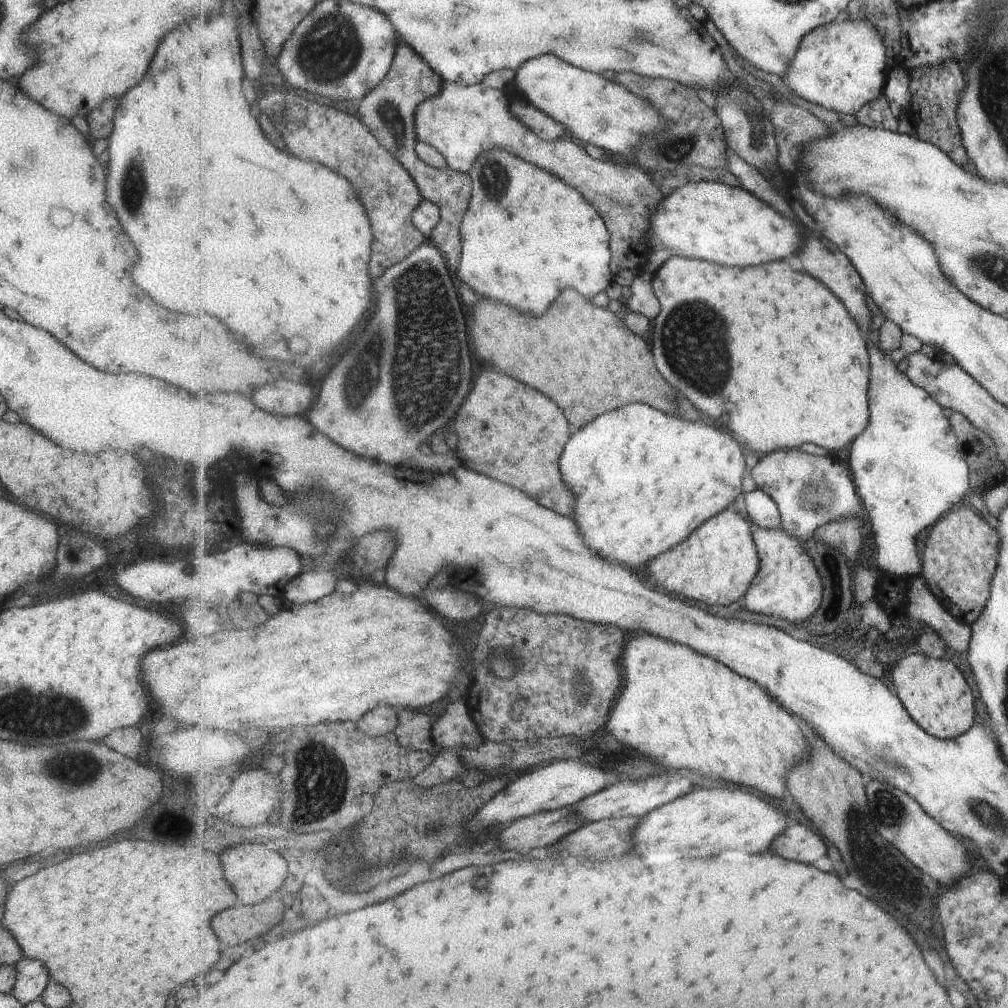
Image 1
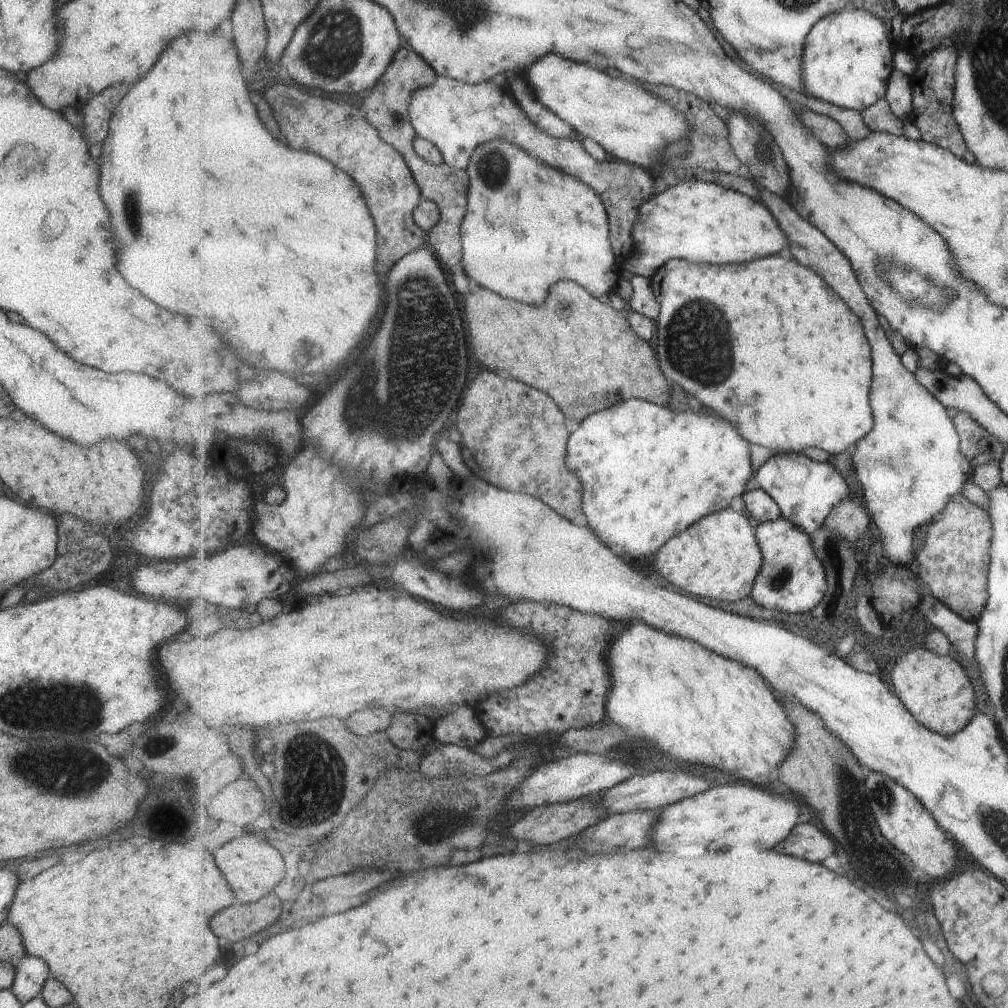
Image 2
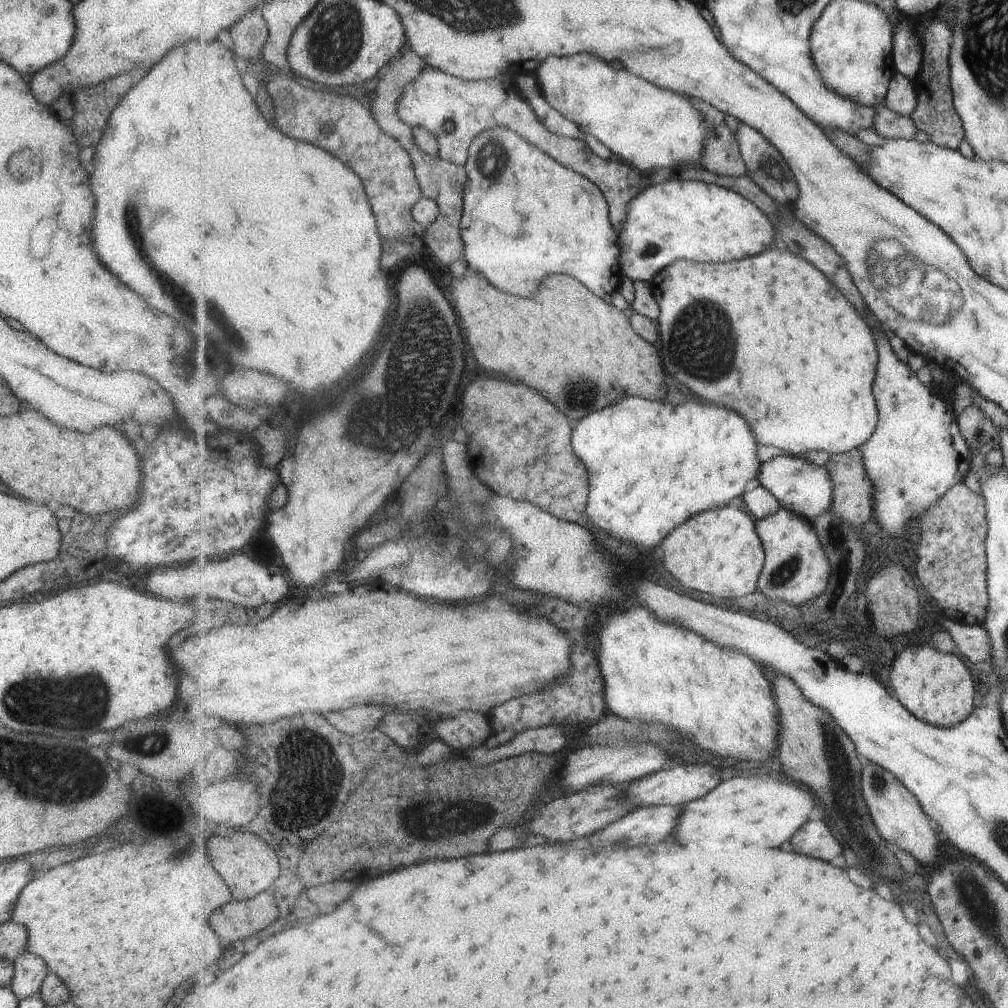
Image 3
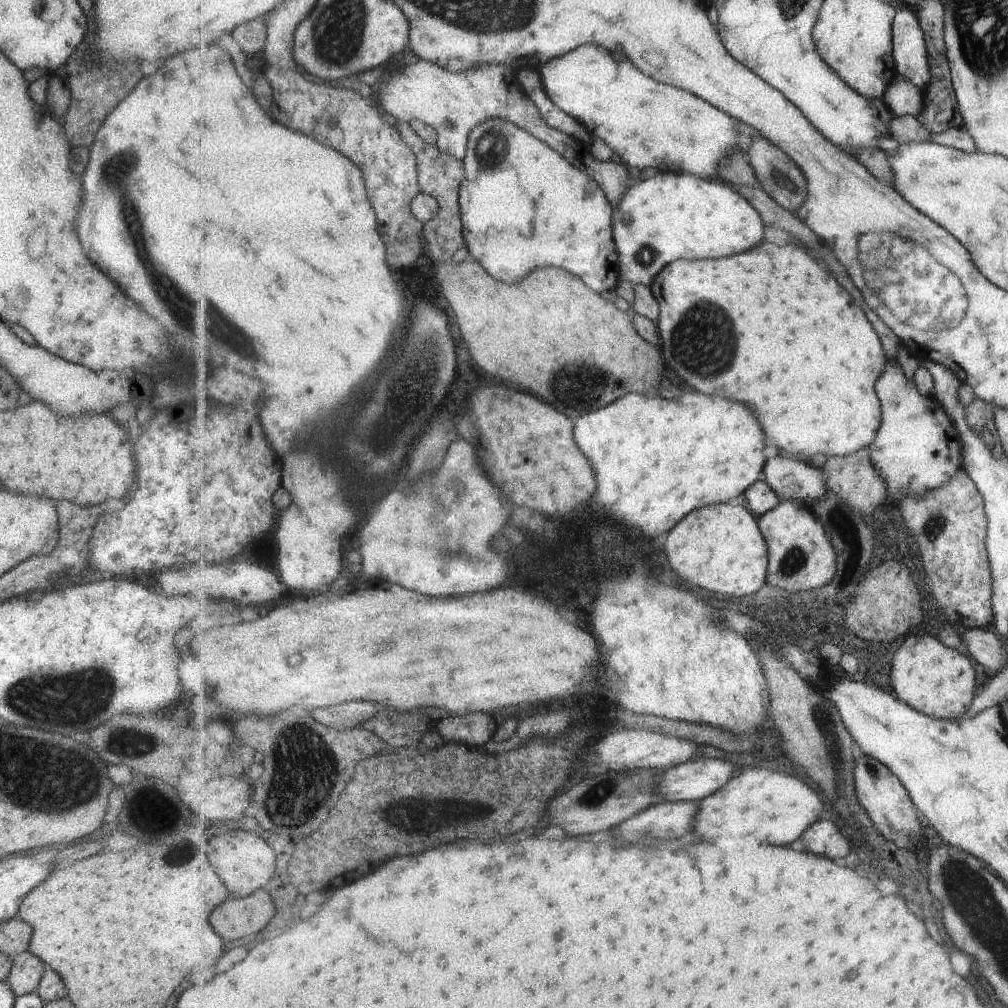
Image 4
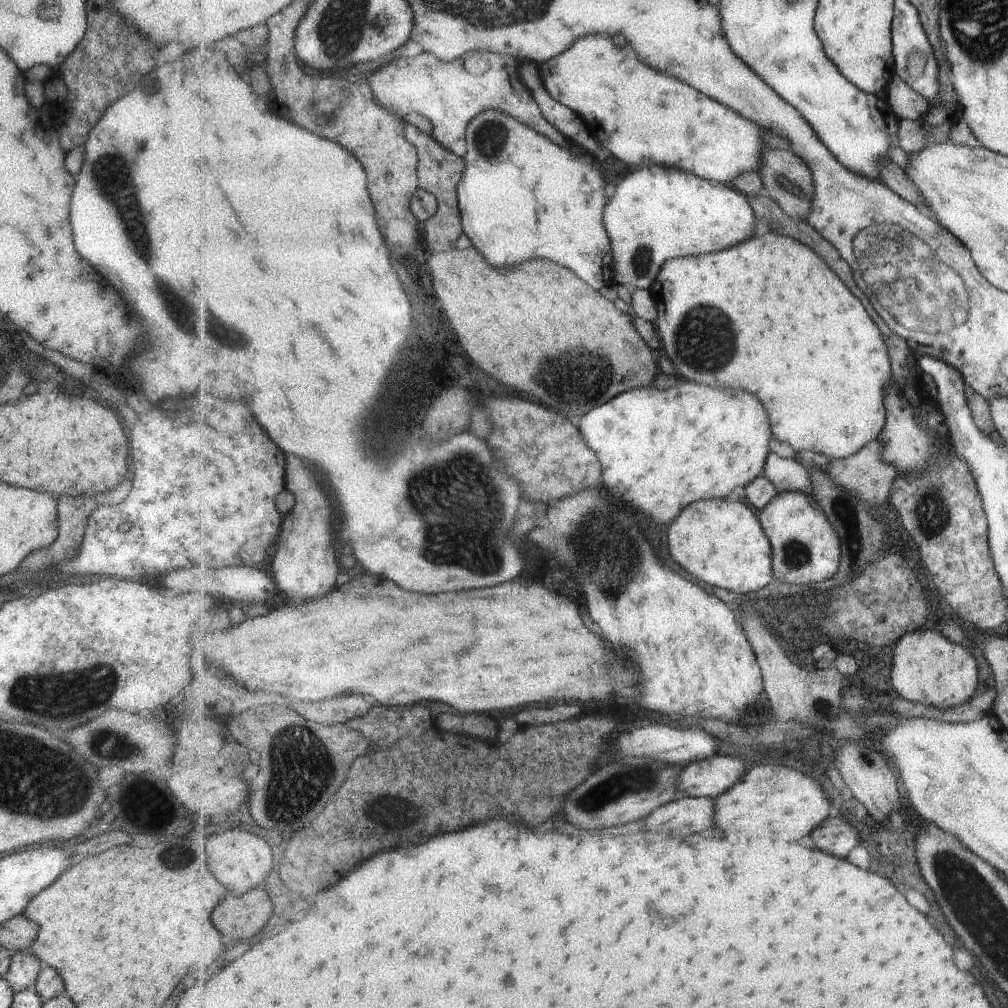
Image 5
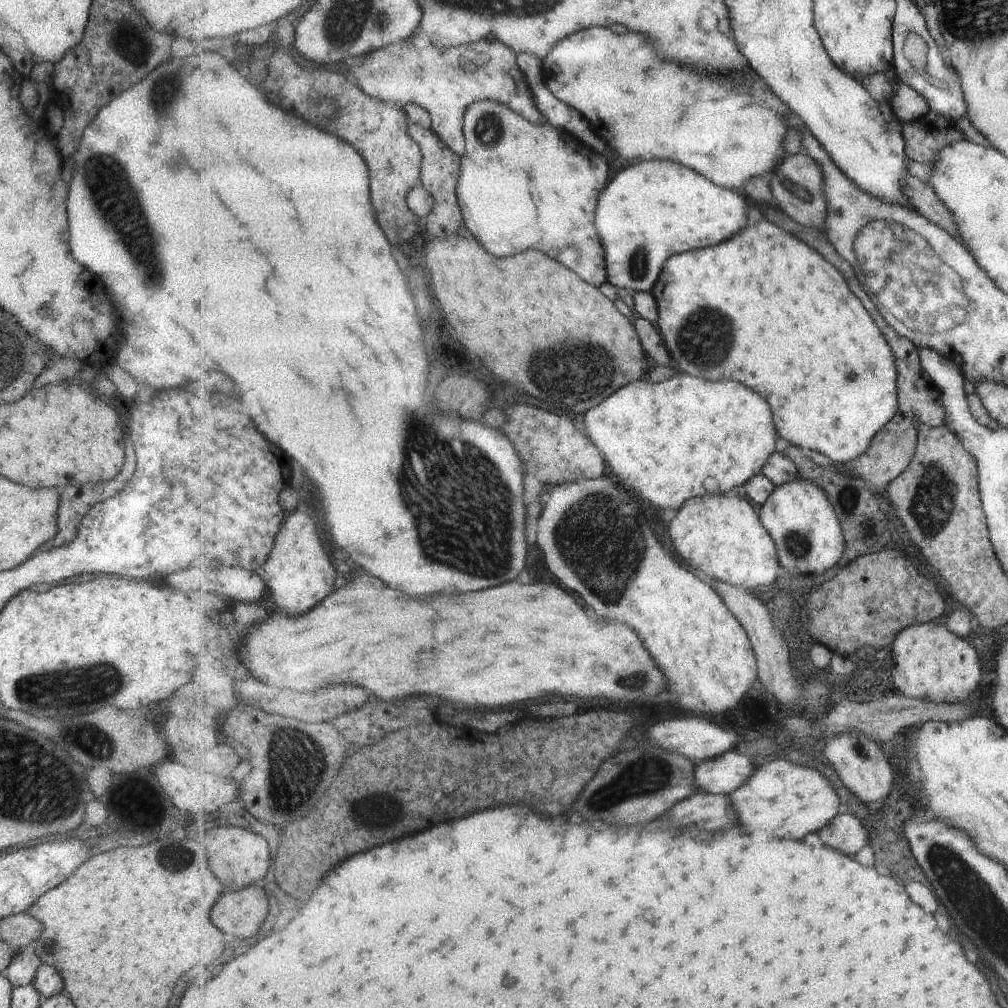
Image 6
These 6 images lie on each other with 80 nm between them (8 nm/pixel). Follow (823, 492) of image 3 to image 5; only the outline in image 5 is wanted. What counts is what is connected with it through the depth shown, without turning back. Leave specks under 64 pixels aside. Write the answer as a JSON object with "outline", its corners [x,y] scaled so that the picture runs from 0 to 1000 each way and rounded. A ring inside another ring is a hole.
{"outline":[[[765,449],[760,458],[760,472],[773,488],[795,487],[807,492],[807,474],[788,454],[780,455]]]}

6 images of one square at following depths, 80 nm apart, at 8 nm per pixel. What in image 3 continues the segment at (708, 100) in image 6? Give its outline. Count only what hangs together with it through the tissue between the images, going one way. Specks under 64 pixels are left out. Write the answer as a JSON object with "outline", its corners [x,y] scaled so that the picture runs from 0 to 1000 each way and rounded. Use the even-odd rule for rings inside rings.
{"outline":[[[580,54],[570,58],[543,58],[535,69],[529,72],[534,79],[539,95],[553,111],[559,112],[564,119],[577,127],[578,131],[586,131],[598,144],[615,155],[634,171],[646,171],[652,168],[665,170],[667,164],[688,162],[695,157],[698,141],[702,133],[702,120],[698,112],[690,107],[685,97],[672,91],[658,89],[642,79],[636,79],[622,69],[608,69],[604,63]]]}

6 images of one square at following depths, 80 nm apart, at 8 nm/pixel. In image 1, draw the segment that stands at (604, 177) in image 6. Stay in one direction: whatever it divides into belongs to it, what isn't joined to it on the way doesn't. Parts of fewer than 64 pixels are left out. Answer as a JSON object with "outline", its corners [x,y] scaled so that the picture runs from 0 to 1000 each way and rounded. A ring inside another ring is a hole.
{"outline":[[[488,148],[477,154],[465,174],[468,177],[470,192],[467,195],[466,208],[462,210],[462,216],[458,220],[458,256],[452,270],[453,276],[457,276],[461,282],[465,282],[475,294],[479,294],[479,296],[493,296],[493,300],[499,300],[501,304],[511,306],[511,308],[515,308],[521,313],[541,313],[545,304],[557,294],[557,288],[570,286],[574,292],[578,292],[579,295],[586,299],[586,296],[590,296],[594,291],[606,284],[606,281],[609,280],[609,272],[606,268],[605,230],[602,228],[595,210],[592,210],[584,202],[582,196],[578,196],[578,192],[574,188],[563,185],[555,177],[551,177],[551,175],[547,175],[547,173],[543,173],[543,171],[531,167],[531,165],[527,165],[525,161],[521,161],[518,157],[499,148]]]}

